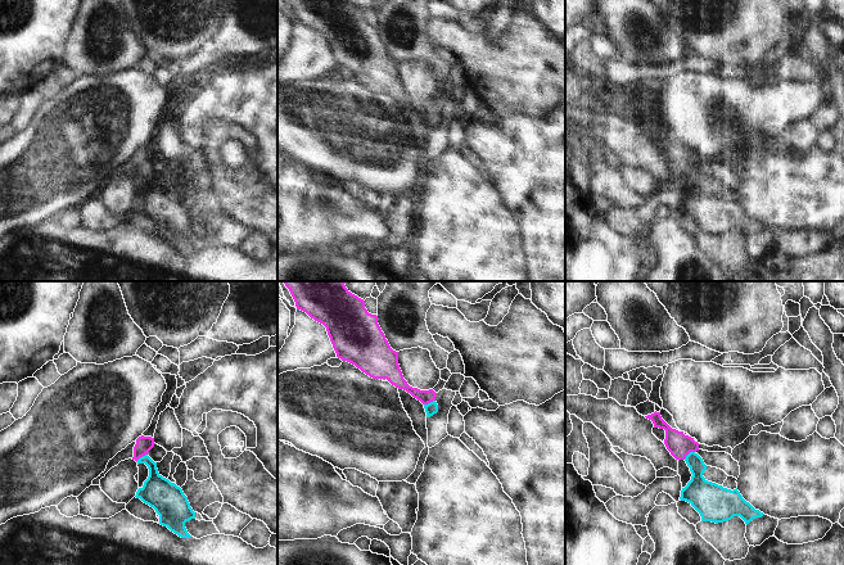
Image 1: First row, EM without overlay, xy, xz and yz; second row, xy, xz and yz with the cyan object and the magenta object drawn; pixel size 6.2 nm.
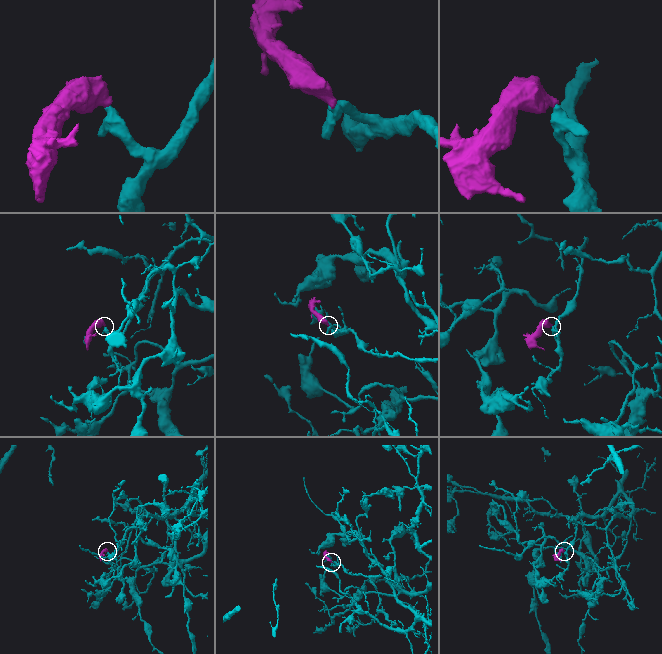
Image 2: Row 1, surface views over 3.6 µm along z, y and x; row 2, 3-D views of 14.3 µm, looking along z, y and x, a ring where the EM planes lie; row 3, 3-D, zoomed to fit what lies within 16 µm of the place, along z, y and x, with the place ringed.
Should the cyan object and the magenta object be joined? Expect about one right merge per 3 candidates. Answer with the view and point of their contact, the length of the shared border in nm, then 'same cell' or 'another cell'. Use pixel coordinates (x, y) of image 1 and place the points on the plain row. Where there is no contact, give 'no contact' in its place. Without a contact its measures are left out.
yz (689, 166) | 90 nm | same cell

